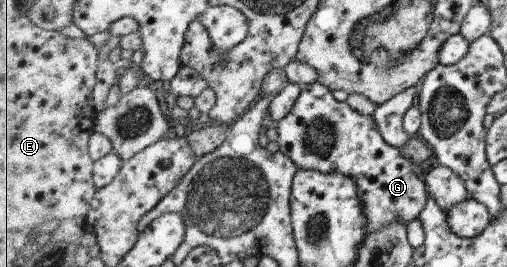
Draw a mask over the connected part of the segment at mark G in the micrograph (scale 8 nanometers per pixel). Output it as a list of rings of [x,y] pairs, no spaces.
[[[318,81],[303,87],[302,94],[298,97],[294,108],[290,110],[290,114],[279,120],[275,126],[278,132],[276,141],[279,143],[280,151],[292,157],[300,169],[310,169],[324,174],[338,172],[356,180],[356,184],[362,188],[362,200],[366,218],[368,218],[368,230],[366,230],[364,242],[372,232],[386,228],[396,220],[410,226],[424,212],[428,204],[429,192],[425,180],[422,180],[416,172],[415,163],[406,157],[401,149],[388,144],[388,141],[380,134],[373,116],[356,112],[347,100],[339,102],[334,98],[331,88]]]

